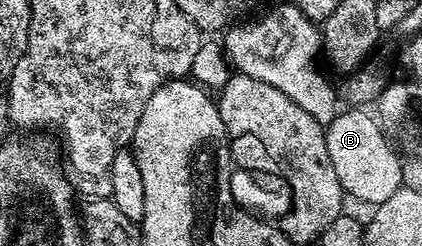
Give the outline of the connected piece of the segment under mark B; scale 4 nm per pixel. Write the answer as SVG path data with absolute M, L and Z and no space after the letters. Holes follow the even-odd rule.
M358 107L347 110L339 112L325 126L328 155L331 156L332 167L335 168L343 192L347 196L352 195L364 203L371 203L371 206L377 207L403 188L405 181L401 156L373 114L370 116L366 113L367 110ZM380 174L382 178L374 176Z

